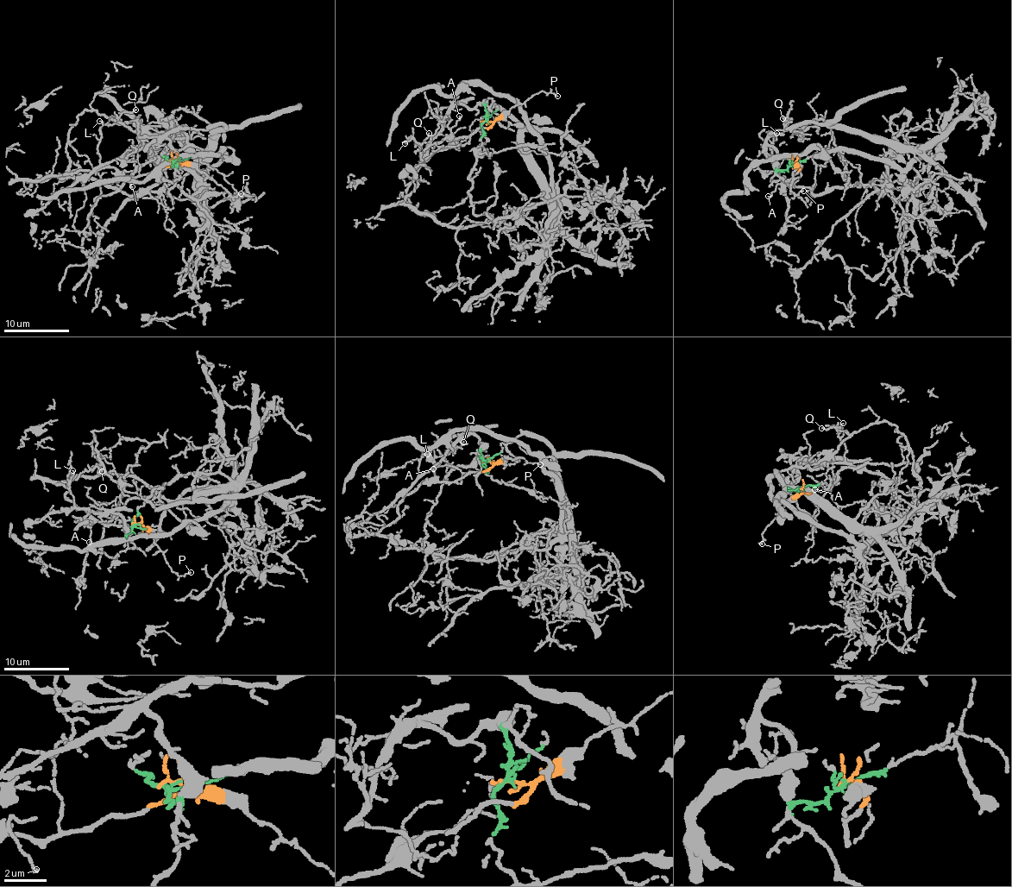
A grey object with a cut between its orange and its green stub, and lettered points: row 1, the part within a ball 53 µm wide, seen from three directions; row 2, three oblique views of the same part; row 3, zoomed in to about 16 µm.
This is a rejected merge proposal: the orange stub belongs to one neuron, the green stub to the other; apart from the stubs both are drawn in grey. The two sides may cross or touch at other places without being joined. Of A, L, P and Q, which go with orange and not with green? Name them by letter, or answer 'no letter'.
A, P, Q

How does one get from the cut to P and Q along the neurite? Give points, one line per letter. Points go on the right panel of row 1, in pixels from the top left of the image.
P: (791, 163), (797, 166), (790, 190), (795, 196), (803, 190)
Q: (791, 163), (798, 172), (787, 185), (783, 177), (813, 195), (848, 183), (822, 119), (785, 129), (782, 117)

